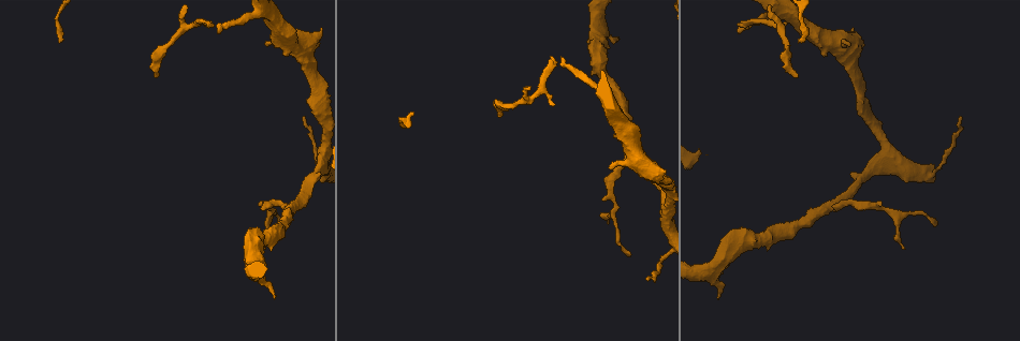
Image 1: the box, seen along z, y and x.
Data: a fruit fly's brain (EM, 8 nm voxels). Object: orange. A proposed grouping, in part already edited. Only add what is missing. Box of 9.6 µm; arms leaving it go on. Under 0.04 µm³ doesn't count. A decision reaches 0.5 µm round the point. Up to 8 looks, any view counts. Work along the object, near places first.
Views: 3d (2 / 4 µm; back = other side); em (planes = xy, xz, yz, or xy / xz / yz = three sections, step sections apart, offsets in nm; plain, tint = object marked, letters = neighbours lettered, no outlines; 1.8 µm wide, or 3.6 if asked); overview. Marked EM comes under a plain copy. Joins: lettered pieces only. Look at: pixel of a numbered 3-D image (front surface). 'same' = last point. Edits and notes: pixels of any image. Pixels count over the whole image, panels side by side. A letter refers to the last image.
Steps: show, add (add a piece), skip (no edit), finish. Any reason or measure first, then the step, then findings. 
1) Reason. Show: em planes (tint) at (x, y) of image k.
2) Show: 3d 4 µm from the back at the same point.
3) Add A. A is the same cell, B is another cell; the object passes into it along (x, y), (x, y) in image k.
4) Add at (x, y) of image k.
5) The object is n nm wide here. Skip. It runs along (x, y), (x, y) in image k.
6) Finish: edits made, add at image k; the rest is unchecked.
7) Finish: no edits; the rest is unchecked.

Show: em xy step 16 (tint) at (612, 168) of image 1.

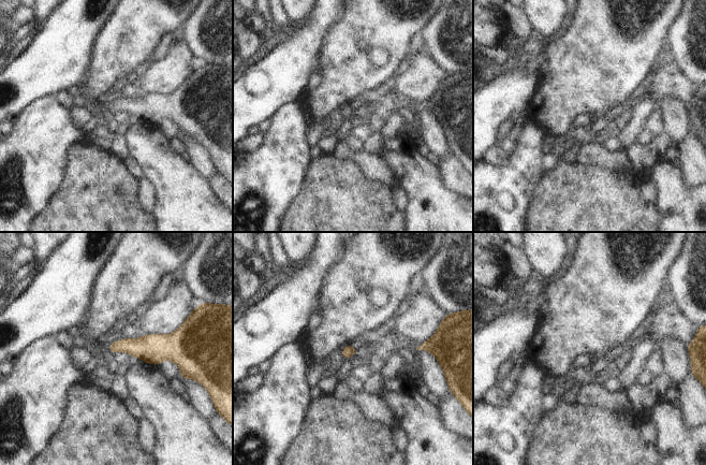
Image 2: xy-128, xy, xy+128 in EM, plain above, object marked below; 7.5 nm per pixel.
Show: em planes (letters) at the same point.

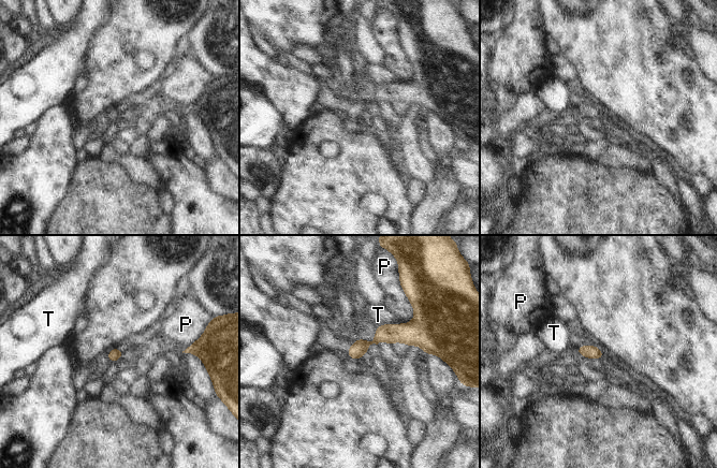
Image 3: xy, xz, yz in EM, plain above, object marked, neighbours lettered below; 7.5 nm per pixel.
Skip. P and T are other cells; no lettered piece goes on from it.

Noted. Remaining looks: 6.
Branch stops here. Show: 3d 4 µm at (156, 76) of image 1.

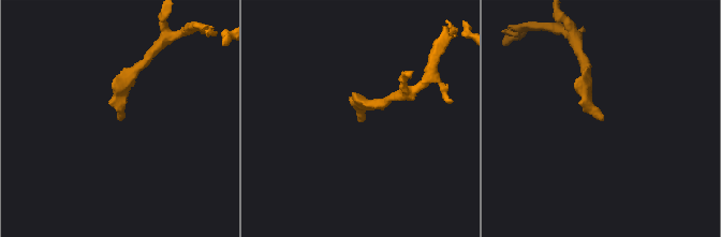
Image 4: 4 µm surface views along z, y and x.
Show: em planes (letters) at (601, 118) of image 4.

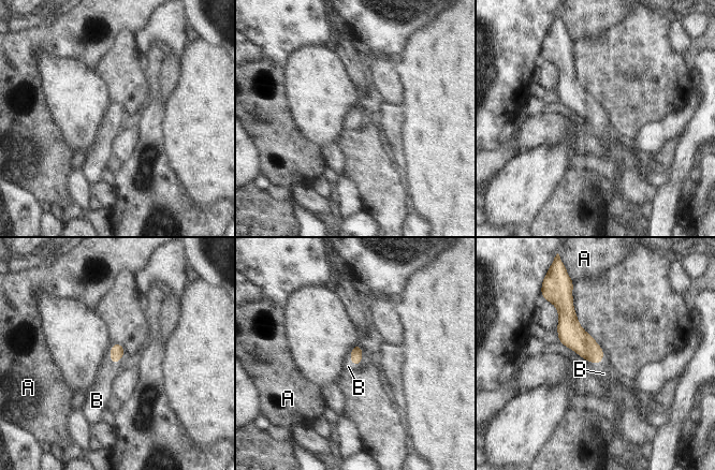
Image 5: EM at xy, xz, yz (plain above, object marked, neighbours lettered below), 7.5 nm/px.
Add B. B is the same cell, A is another cell; the object passes into it along (577, 339), (602, 360), (603, 373) in image 5; the cell continues.

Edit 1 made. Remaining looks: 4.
See it whole again. Show: overview.

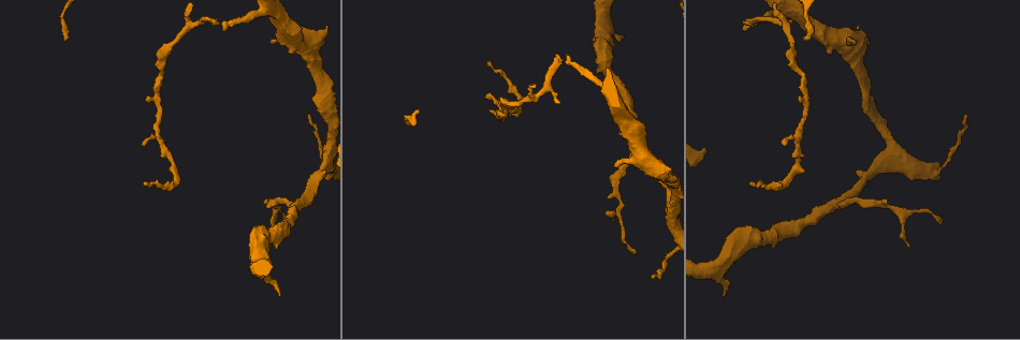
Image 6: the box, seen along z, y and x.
Tapers out. Show: em planes (letters) at (788, 20) of image 6.

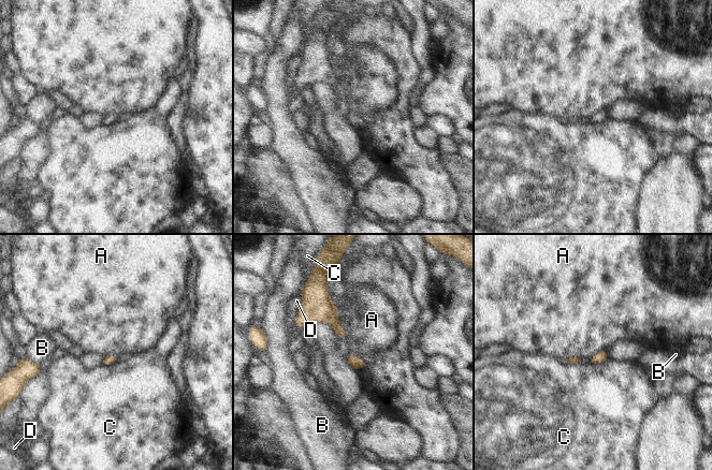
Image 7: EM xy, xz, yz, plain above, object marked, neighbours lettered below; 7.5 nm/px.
Skip. A, B, C and D are other cells; a border runs along (336, 309), (346, 339) in image 7; none of them fits.

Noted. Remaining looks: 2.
Finish: edits made, add at image 5; the rest is unchecked.

